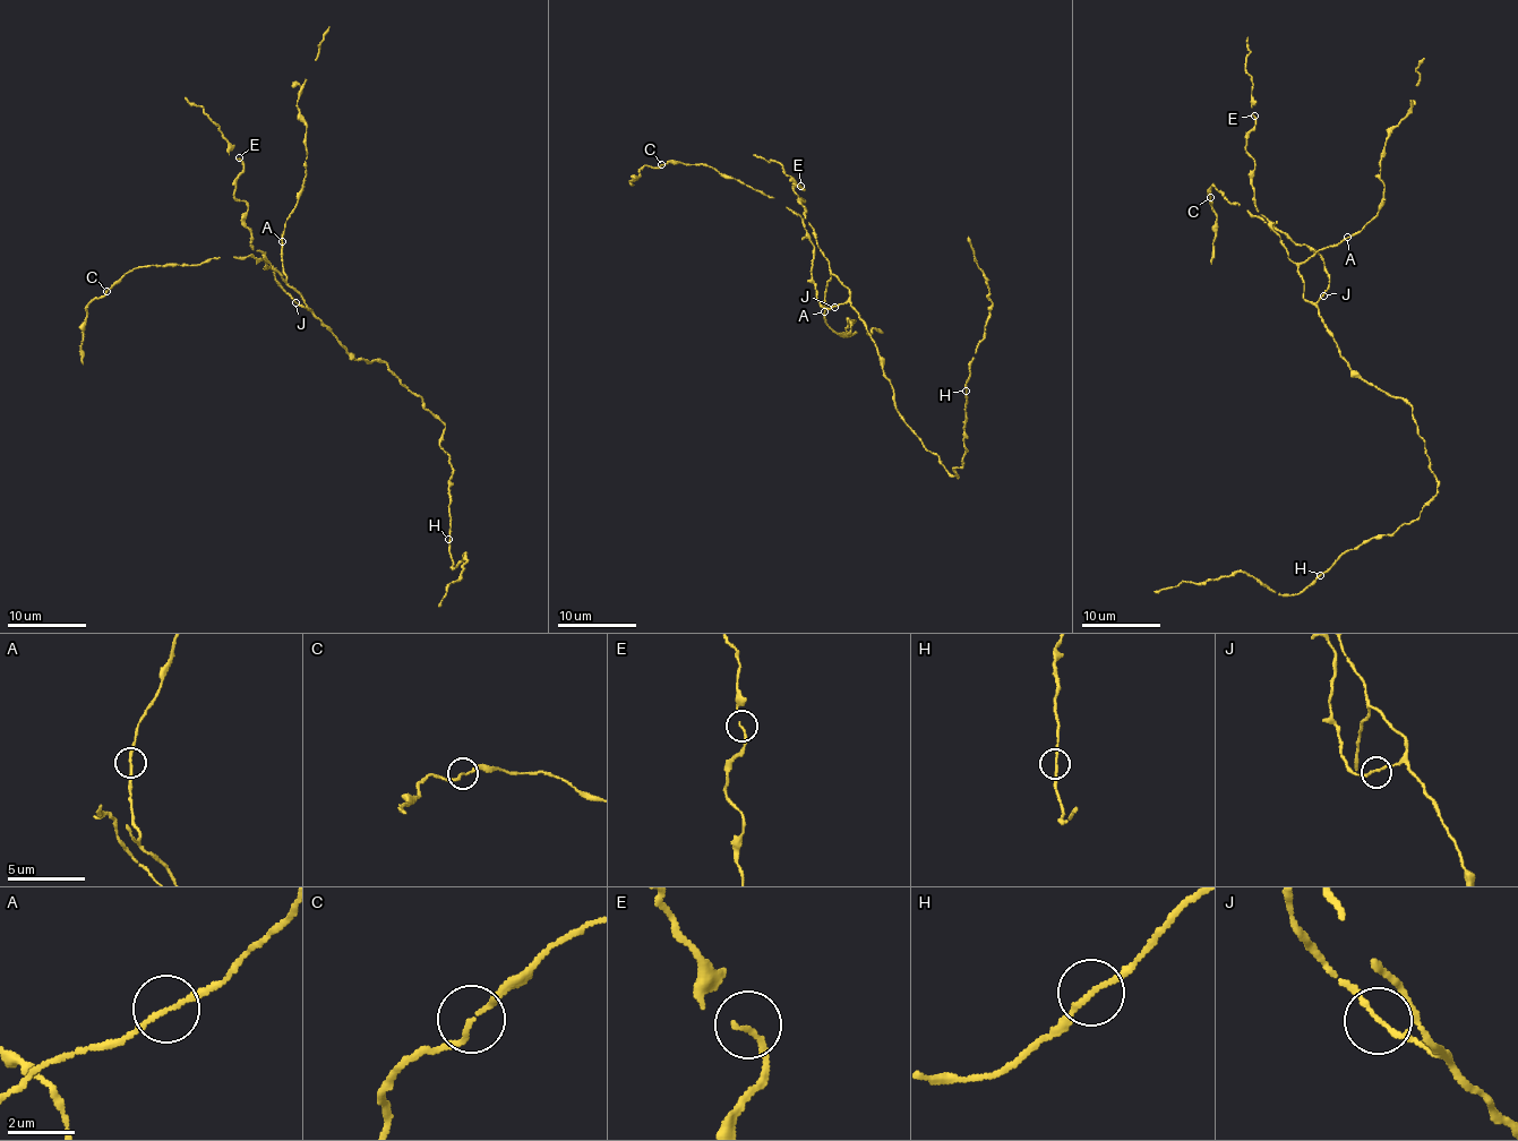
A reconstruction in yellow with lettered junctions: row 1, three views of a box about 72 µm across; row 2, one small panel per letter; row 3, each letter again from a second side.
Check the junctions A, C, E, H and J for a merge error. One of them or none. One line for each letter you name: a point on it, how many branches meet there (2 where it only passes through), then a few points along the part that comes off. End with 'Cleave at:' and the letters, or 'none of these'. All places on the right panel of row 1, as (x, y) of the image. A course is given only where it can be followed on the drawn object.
Cleave at: none of these

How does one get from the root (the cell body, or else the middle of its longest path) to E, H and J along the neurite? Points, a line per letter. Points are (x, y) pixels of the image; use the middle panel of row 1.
E: (892, 391), (847, 286), (831, 273), (804, 215), (804, 202), (794, 190), (795, 183), (800, 186)
H: (892, 391), (898, 413), (944, 469), (957, 477), (953, 469), (962, 464), (966, 449), (966, 391)
J: (892, 391), (883, 361), (858, 315), (848, 303), (834, 307)

